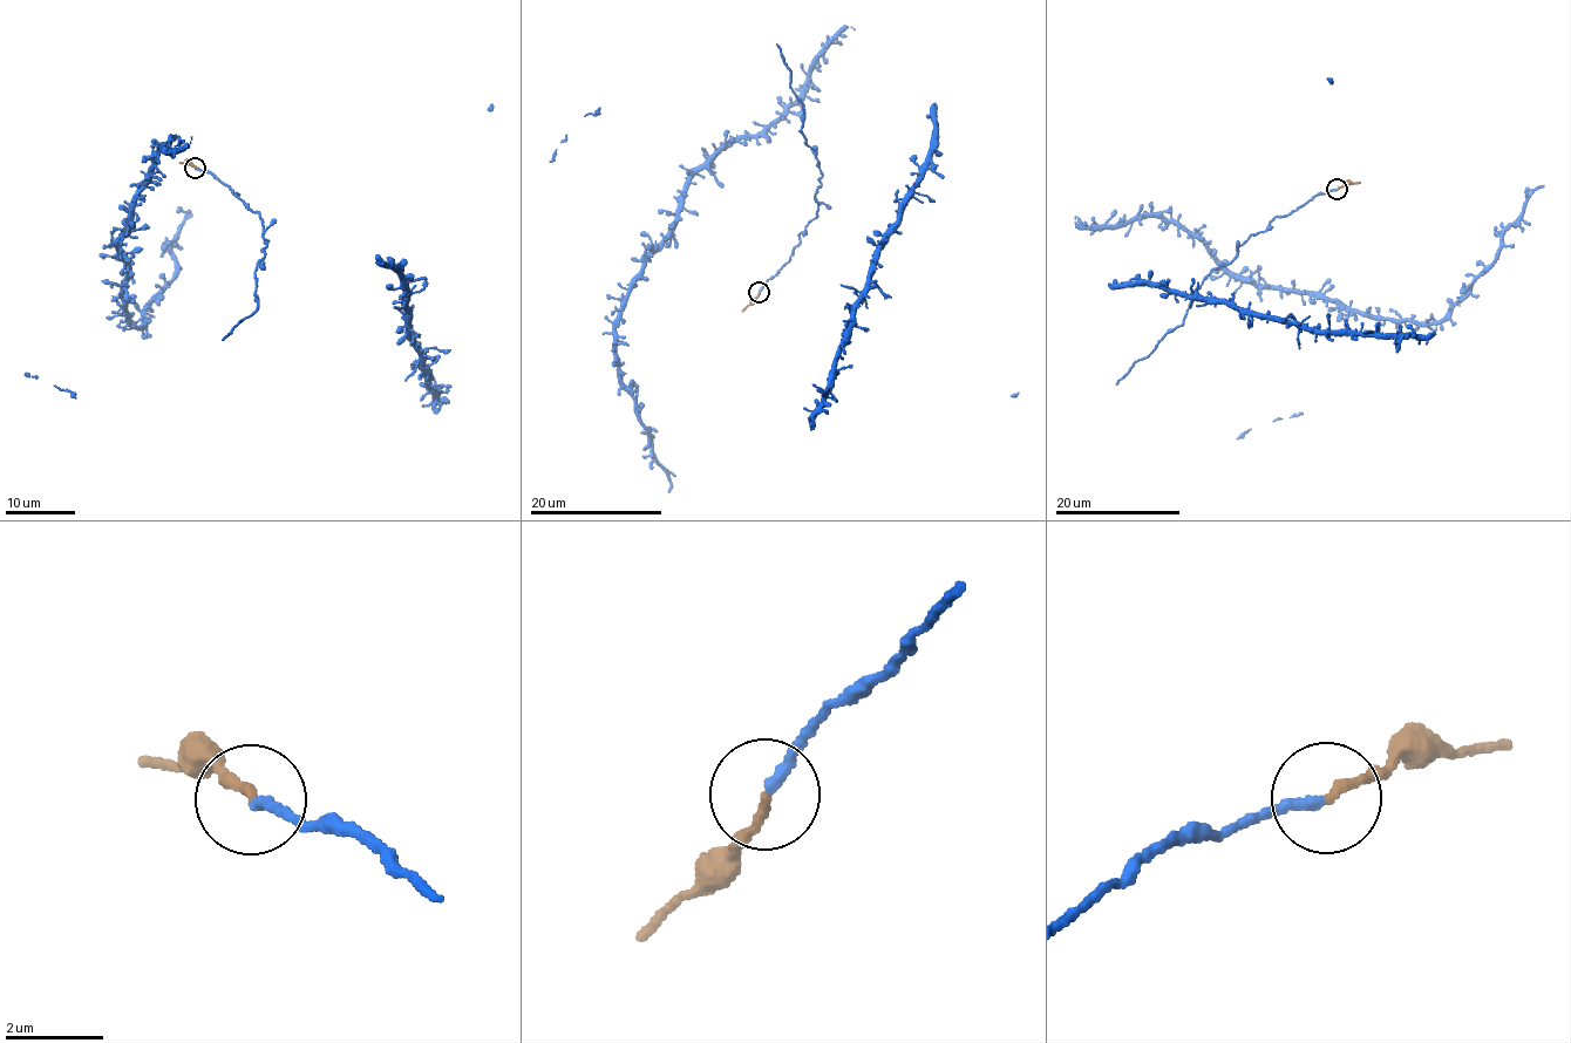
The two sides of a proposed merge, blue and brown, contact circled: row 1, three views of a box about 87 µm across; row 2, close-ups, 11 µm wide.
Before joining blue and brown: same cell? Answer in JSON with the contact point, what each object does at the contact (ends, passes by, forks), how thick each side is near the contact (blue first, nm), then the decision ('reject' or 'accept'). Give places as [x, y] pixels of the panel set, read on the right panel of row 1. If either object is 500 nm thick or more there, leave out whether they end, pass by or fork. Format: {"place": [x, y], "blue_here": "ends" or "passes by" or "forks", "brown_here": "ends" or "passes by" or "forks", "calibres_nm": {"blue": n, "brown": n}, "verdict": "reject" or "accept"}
{"place": [1337, 189], "blue_here": "ends", "brown_here": "ends", "calibres_nm": {"blue": 200, "brown": 180}, "verdict": "accept"}

